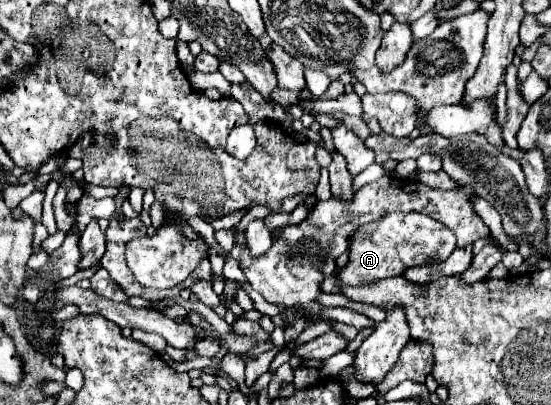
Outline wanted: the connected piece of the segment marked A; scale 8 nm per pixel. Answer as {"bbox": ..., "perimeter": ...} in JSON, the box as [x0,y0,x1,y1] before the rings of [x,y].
{"bbox":[339,213,457,287],"perimeter":[[[387,213],[373,223],[361,225],[349,235],[349,261],[339,271],[343,287],[379,283],[385,277],[403,275],[409,267],[439,267],[455,251],[457,241],[451,229],[421,213]]]}

